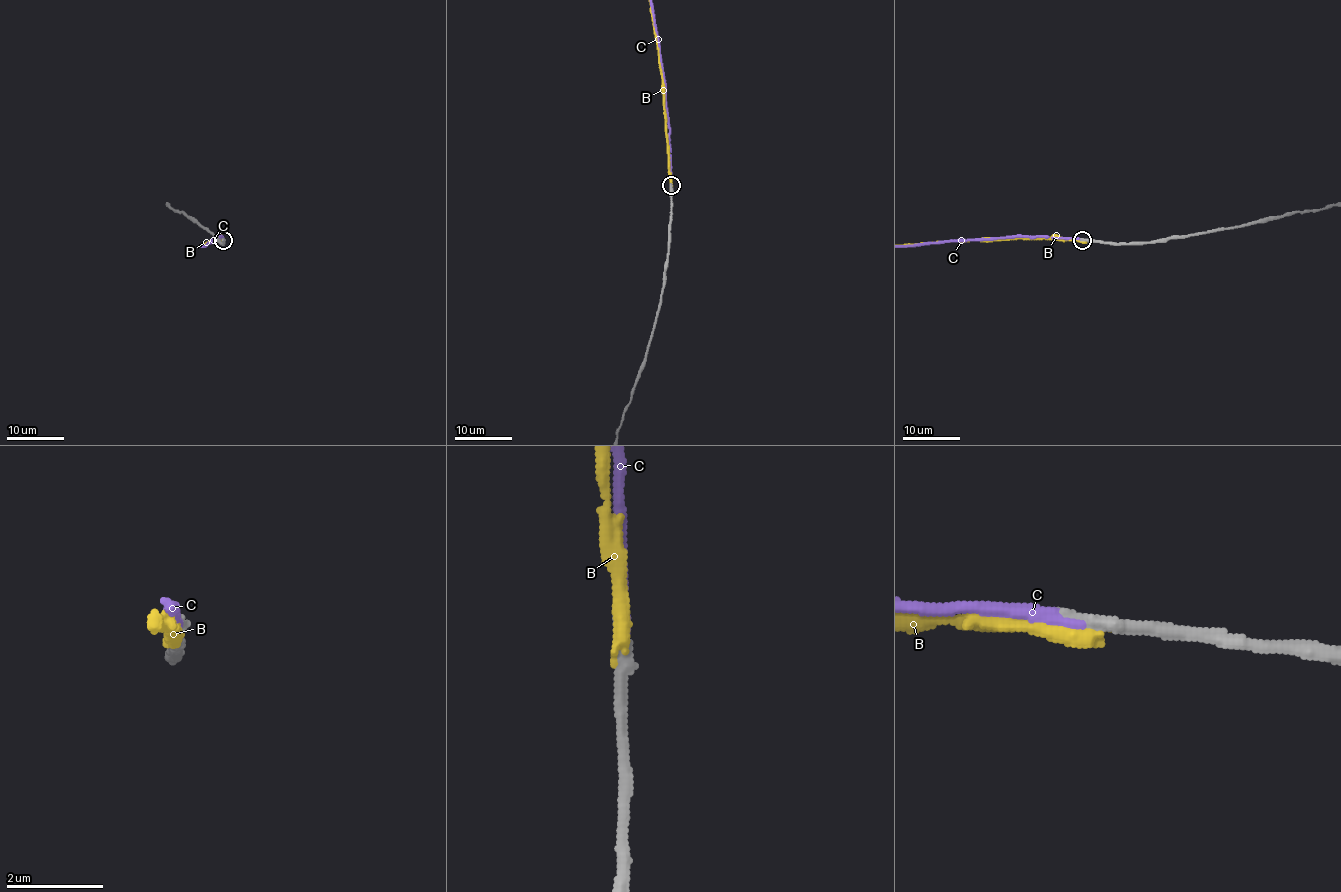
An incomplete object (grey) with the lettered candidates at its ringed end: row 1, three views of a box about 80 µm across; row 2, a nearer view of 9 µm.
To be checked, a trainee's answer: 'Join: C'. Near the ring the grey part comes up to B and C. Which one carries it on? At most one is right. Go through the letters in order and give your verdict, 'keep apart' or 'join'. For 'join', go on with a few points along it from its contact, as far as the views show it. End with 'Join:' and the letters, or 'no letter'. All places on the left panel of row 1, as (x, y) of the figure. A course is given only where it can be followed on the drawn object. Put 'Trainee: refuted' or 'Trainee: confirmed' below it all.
B: keep apart
C: join
Join: C
Trainee: confirmed

